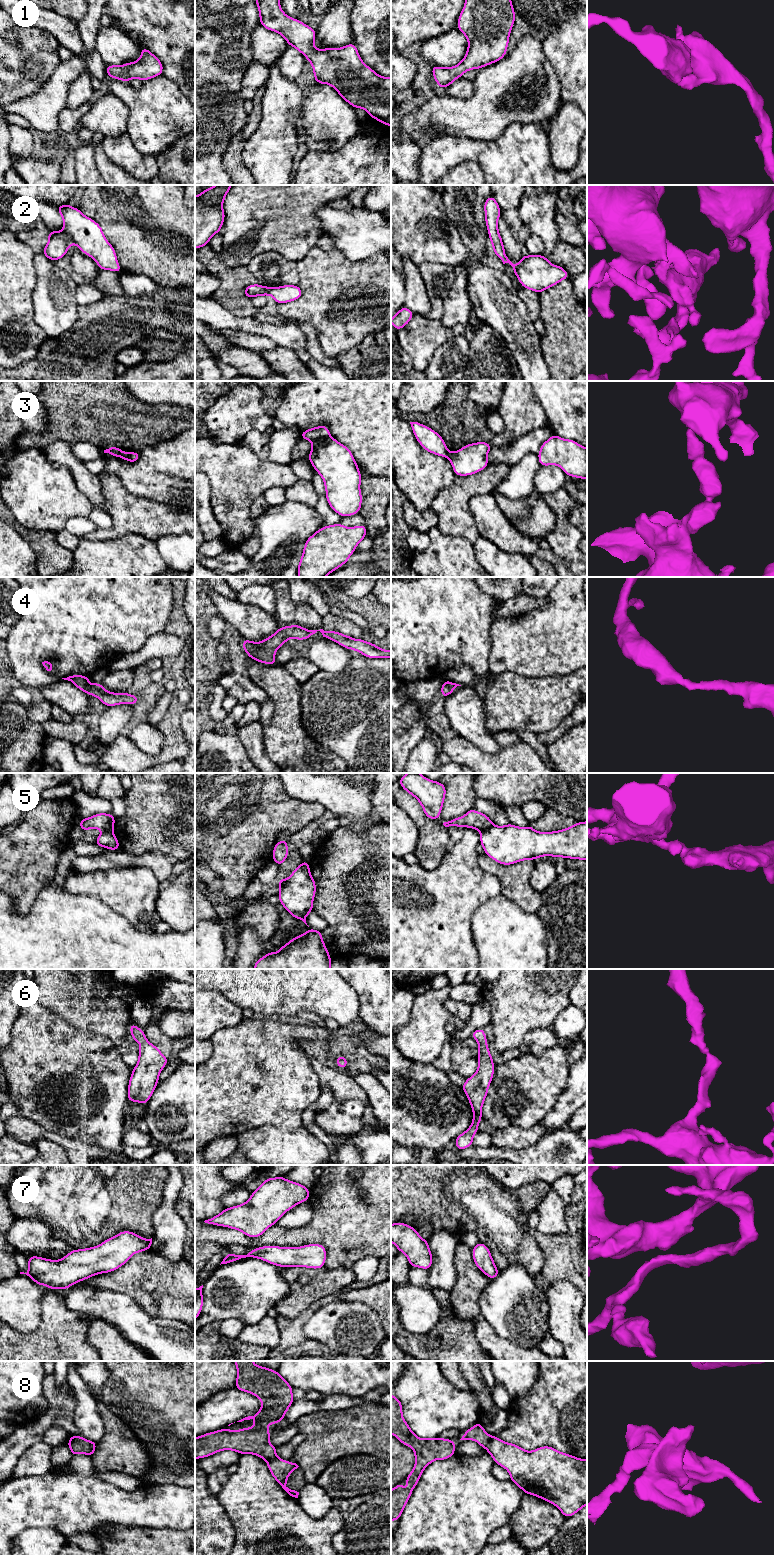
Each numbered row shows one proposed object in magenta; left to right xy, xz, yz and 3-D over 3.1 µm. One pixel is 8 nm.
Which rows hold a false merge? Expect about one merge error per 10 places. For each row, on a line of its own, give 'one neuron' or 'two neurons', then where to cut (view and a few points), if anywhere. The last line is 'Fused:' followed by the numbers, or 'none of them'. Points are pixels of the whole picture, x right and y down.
1: one neuron; no cut
2: one neuron; no cut
3: two neurons; cut in xz along (330, 436), (319, 438), (312, 442)
4: one neuron; no cut
5: two neurons; cut in yz along (492, 824), (481, 832)
6: one neuron; no cut
7: one neuron; no cut
8: one neuron; no cut
Fused: 3, 5

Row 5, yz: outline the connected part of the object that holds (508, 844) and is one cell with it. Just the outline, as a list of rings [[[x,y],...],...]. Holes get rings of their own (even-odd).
[[[587,821],[552,832],[538,832],[532,825],[492,825],[479,835],[484,853],[501,865],[543,856],[587,860]]]

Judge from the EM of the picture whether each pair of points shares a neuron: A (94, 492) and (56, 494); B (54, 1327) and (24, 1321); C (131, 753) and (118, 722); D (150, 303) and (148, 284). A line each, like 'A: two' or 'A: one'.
A: two
B: two
C: two
D: two

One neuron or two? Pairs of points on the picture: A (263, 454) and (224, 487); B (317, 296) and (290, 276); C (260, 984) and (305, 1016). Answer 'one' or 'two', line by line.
A: two
B: two
C: two

